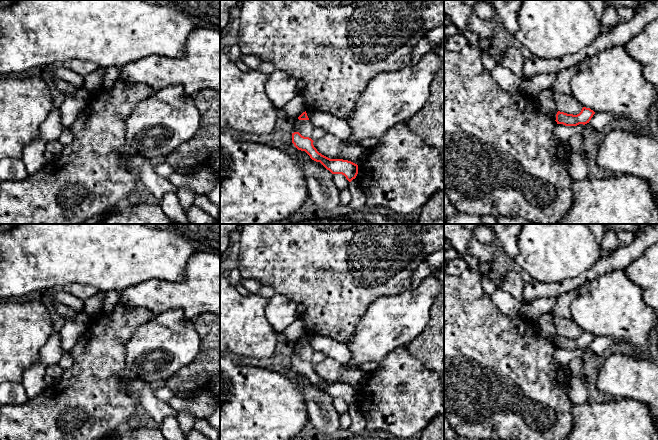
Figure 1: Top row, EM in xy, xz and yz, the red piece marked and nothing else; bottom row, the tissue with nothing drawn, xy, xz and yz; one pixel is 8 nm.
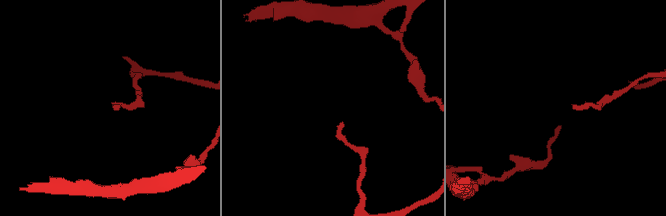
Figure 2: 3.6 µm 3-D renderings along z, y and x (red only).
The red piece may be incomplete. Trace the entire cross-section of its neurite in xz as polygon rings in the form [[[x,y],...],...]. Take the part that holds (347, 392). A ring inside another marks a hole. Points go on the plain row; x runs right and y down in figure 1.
[[[299,356],[292,357],[292,367],[301,375],[305,375],[312,384],[320,386],[332,398],[342,398],[351,406],[358,398],[358,389],[343,383],[330,383],[317,375],[313,364],[302,360]]]

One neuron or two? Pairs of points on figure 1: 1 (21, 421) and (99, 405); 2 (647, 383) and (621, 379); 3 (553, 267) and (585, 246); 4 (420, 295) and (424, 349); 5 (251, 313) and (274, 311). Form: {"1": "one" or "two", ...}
{"1": "one", "2": "one", "3": "one", "4": "two", "5": "two"}

